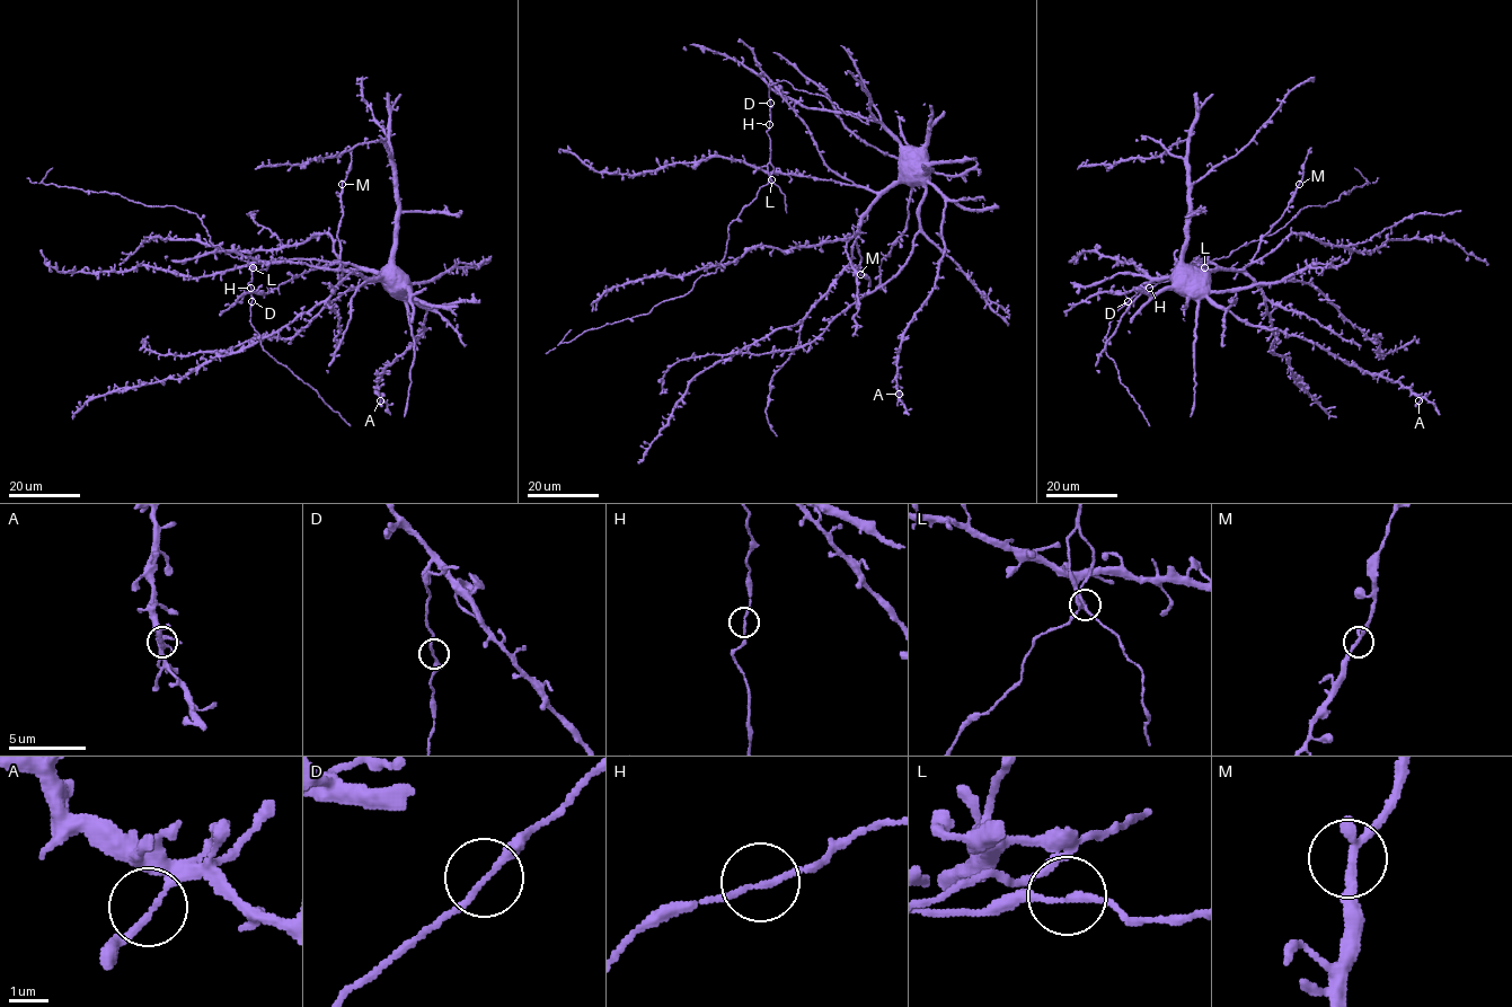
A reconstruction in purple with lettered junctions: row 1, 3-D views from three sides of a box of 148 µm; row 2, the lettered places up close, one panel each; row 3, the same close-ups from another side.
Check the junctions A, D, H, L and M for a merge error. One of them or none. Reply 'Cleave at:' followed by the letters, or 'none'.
Cleave at: none

